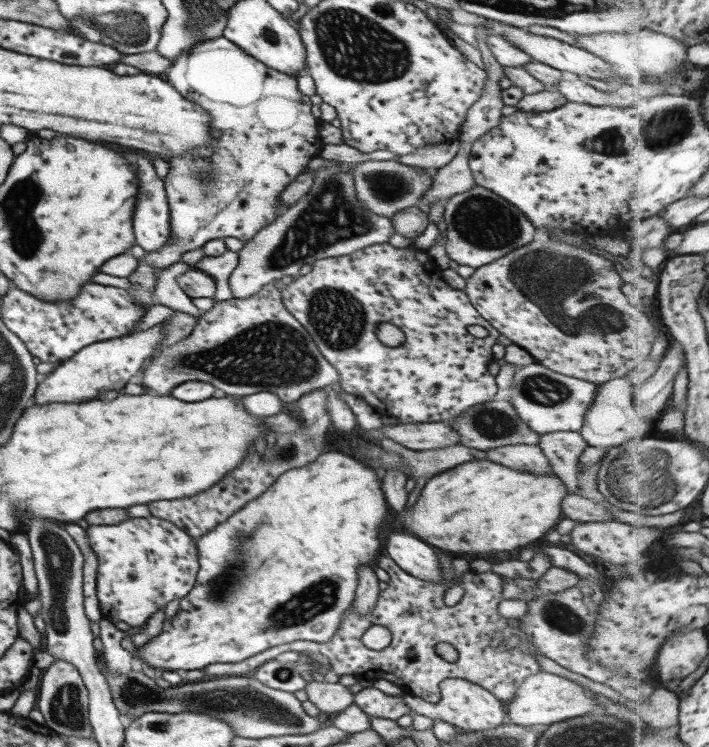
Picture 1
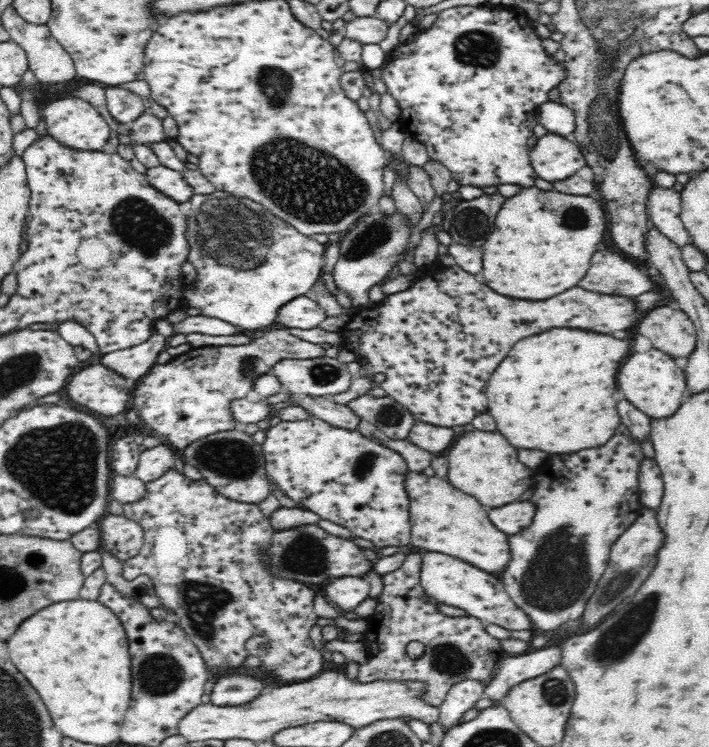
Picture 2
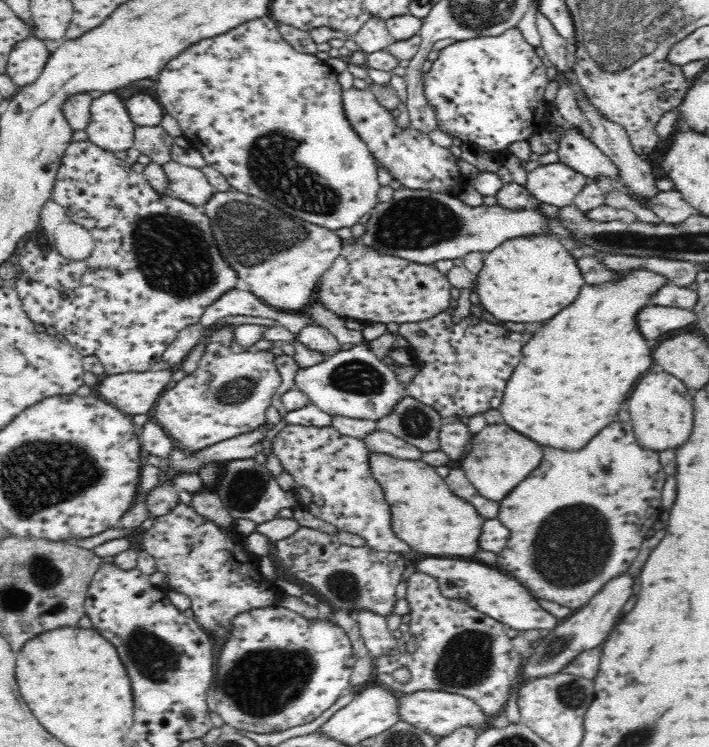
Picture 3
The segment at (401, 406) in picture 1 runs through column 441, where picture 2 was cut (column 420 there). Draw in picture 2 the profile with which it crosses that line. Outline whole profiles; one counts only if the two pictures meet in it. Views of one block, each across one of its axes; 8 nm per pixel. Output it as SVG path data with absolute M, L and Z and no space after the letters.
M430 264L418 269L418 279L405 290L387 295L377 307L359 308L340 330L342 347L354 352L361 364L361 375L371 381L376 374L386 376L380 382L387 396L409 410L416 421L438 427L463 426L487 412L484 393L489 376L520 339L546 332L550 328L580 328L600 334L628 330L644 314L634 310L634 302L624 296L608 296L570 288L548 300L516 300L492 290L479 276L469 274L458 265Z

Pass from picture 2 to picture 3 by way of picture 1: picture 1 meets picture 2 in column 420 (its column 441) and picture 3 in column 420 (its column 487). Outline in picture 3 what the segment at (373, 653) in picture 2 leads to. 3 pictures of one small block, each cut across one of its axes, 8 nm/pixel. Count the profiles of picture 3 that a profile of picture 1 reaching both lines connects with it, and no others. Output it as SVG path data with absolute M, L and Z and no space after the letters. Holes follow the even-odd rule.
M418 570L407 579L405 599L410 606L409 632L416 638L416 650L408 652L401 648L390 655L373 659L374 683L398 693L436 690L461 694L474 700L486 715L492 717L502 710L510 696L510 688L521 684L520 668L521 664L524 664L524 658L513 647L512 636L508 636L508 632L505 631L506 626L476 611L466 600L444 596L440 592L436 577ZM402 666L410 671L410 680L406 683L400 683L392 676L394 670Z

